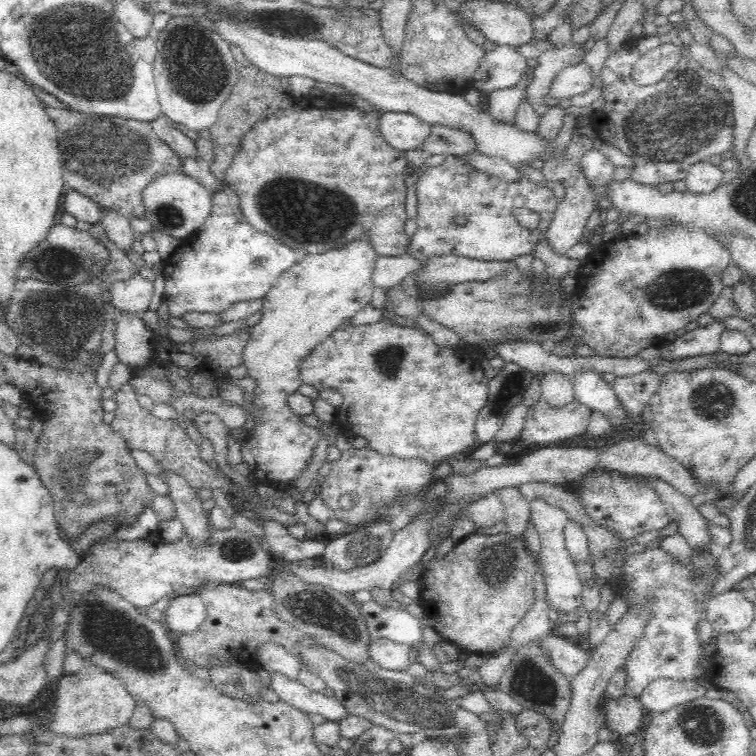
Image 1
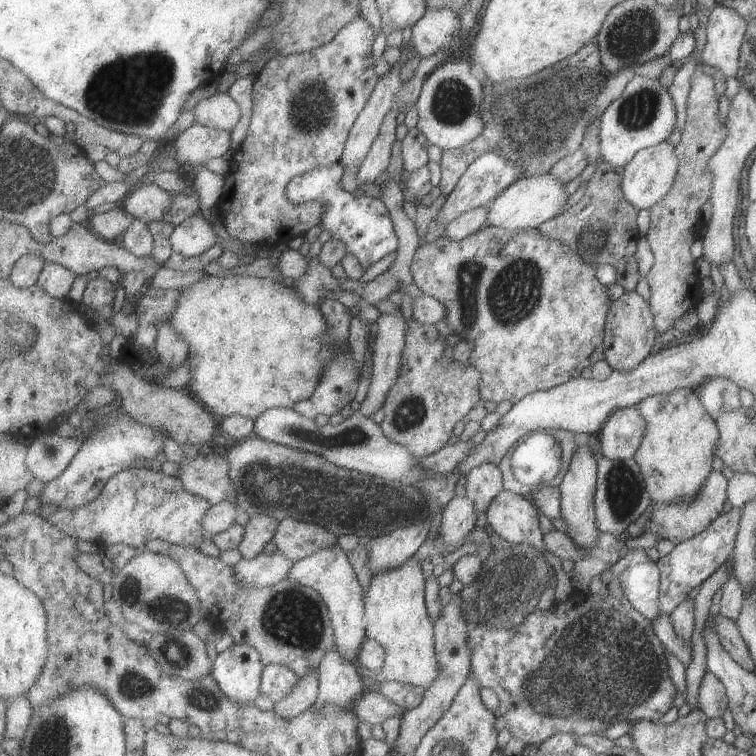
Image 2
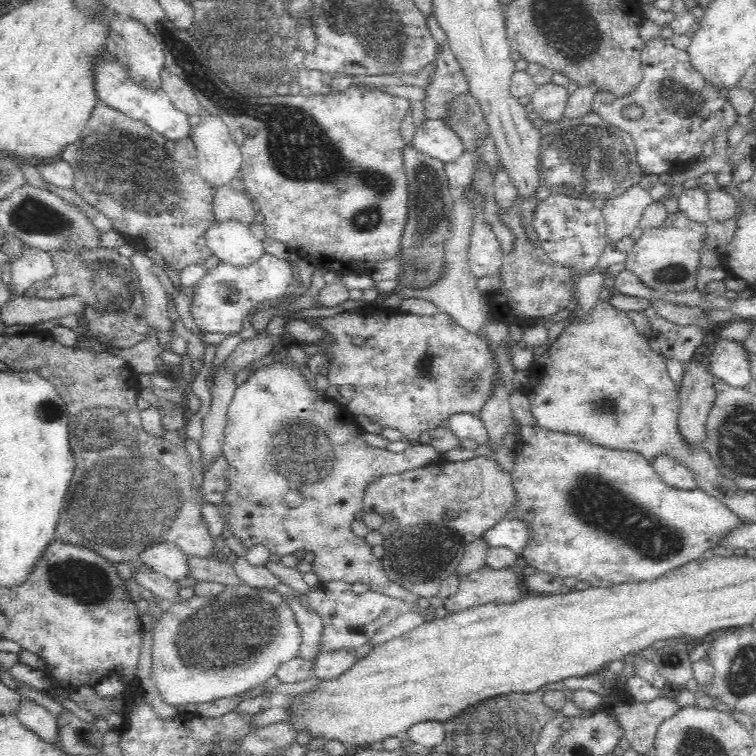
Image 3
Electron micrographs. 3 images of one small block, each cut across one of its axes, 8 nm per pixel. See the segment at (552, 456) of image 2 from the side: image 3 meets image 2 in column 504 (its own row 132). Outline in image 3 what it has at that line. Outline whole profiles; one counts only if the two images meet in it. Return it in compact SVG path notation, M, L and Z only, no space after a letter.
M469 91L466 92L466 94L458 94L456 98L452 98L452 100L448 101L448 112L446 112L446 116L441 120L445 122L446 126L448 126L450 130L454 130L454 132L458 134L458 138L460 138L465 150L477 155L476 158L478 158L478 160L475 163L475 173L473 175L473 180L471 181L471 186L474 190L484 194L484 198L486 199L484 218L488 223L490 223L490 225L492 225L492 231L494 231L496 239L500 241L504 255L506 256L506 254L511 250L513 235L509 229L501 223L496 214L500 206L496 201L496 195L494 193L494 175L490 172L490 167L486 164L486 161L482 161L482 157L480 156L482 150L484 150L484 142L491 137L490 127L486 123L486 117L484 117L481 104Z

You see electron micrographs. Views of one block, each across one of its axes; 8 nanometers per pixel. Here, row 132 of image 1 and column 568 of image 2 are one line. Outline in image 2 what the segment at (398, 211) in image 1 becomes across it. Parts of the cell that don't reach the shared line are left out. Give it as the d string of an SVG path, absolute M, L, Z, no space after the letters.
M486 225L475 234L463 238L463 240L453 240L444 232L437 240L424 243L413 258L411 274L413 274L413 282L425 292L425 295L433 296L447 306L446 322L453 329L453 334L464 340L469 340L473 344L475 352L473 352L470 362L483 376L481 383L482 399L494 403L508 400L513 405L515 402L521 401L521 398L528 397L530 393L549 390L549 388L564 384L571 378L580 376L583 368L590 368L595 362L604 359L602 341L604 338L605 314L611 308L611 301L605 293L607 287L597 281L594 268L594 266L579 258L573 250L561 246L561 242L551 242L549 238L545 238L538 229L536 231L534 229L506 230L497 226Z

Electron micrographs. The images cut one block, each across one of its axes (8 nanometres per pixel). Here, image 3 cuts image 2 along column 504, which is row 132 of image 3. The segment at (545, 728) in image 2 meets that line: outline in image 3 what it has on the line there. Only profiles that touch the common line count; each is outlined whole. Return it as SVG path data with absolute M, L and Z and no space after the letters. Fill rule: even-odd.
M656 36L648 42L643 42L640 62L643 70L643 79L626 96L615 96L609 90L600 90L594 95L593 112L604 122L620 128L630 134L637 150L636 162L644 175L664 174L680 168L682 164L696 159L703 152L708 143L715 143L718 133L737 124L738 112L730 102L729 97L720 97L720 89L711 86L706 79L691 65L687 50L678 50L670 38ZM628 104L640 104L644 109L644 117L638 120L627 120L621 116L622 108Z

